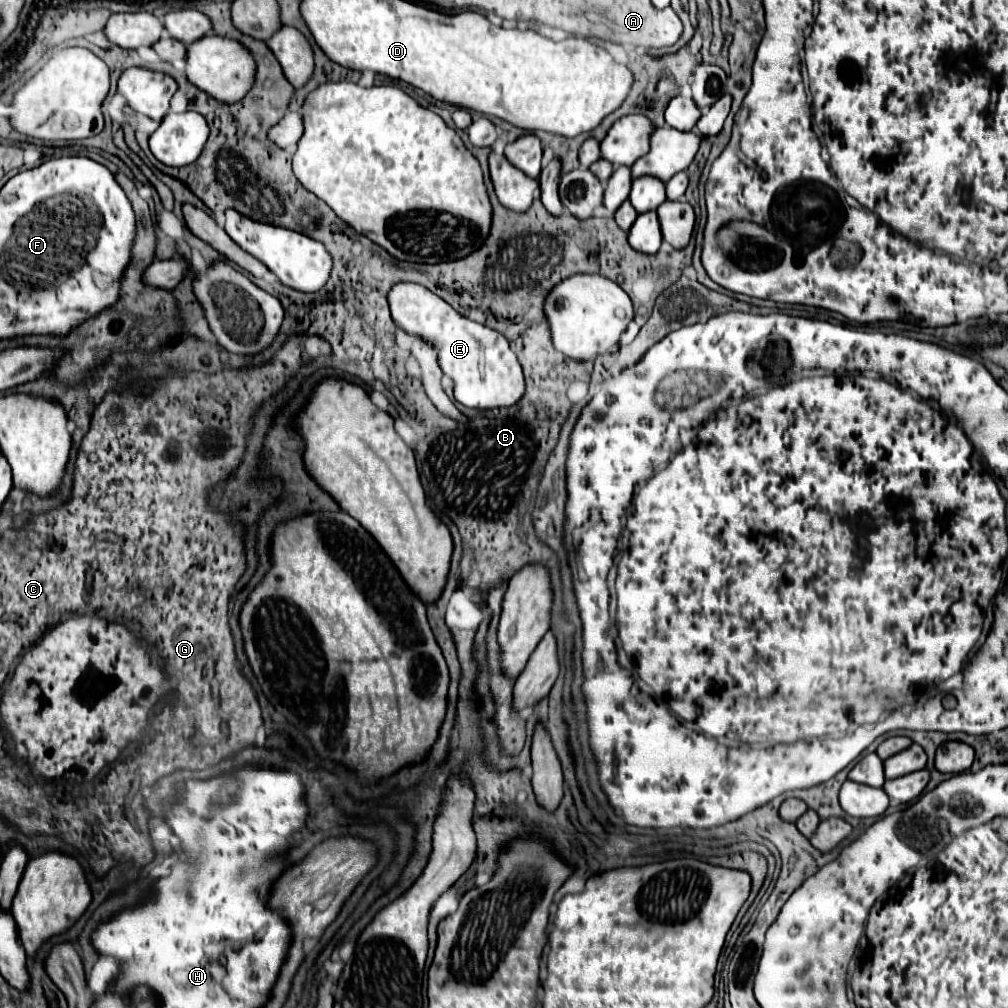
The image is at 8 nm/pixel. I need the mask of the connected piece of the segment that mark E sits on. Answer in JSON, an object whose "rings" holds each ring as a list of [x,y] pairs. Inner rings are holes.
{"rings":[[[399,282],[389,294],[393,322],[407,334],[419,334],[439,350],[439,366],[455,380],[455,400],[467,408],[509,408],[525,394],[525,376],[509,342],[495,330],[461,318],[445,300],[421,284]]]}

